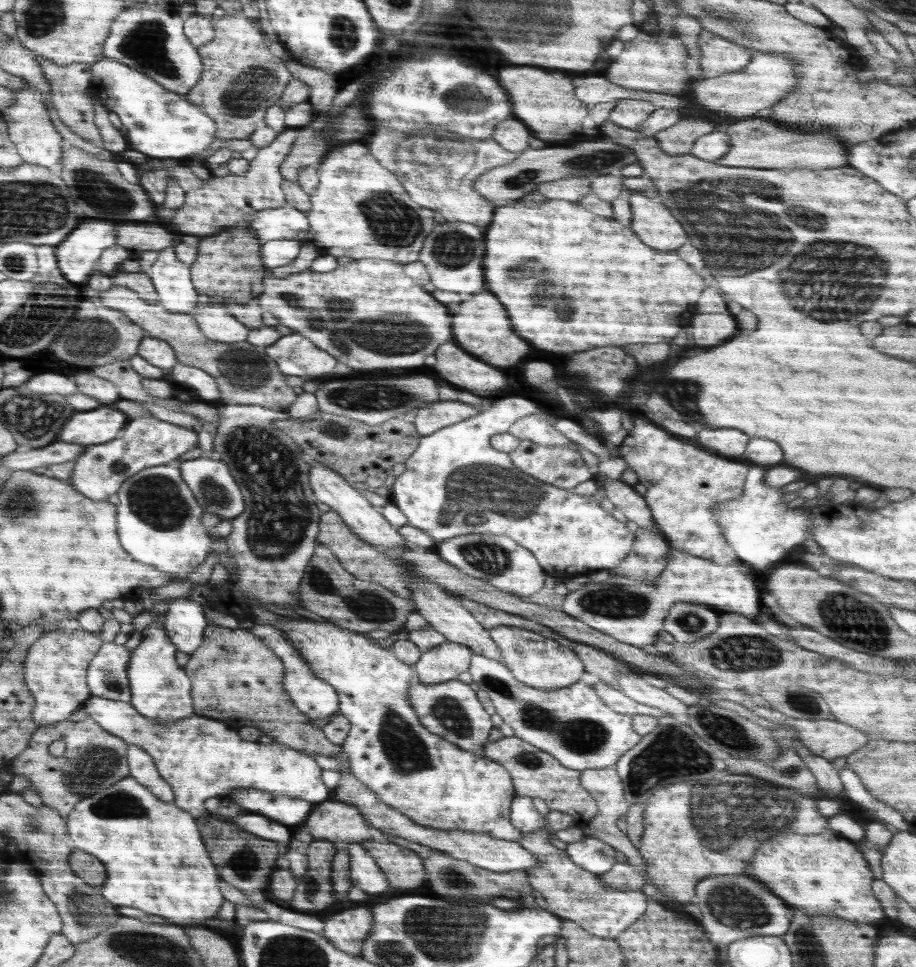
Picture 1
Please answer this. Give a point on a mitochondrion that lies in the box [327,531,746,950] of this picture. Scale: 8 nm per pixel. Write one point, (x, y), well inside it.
(671, 754)

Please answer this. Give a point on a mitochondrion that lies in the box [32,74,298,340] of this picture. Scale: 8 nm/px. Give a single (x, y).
(94, 188)

